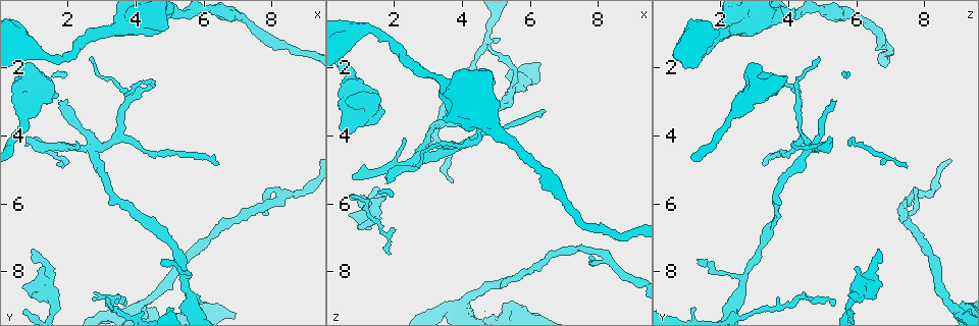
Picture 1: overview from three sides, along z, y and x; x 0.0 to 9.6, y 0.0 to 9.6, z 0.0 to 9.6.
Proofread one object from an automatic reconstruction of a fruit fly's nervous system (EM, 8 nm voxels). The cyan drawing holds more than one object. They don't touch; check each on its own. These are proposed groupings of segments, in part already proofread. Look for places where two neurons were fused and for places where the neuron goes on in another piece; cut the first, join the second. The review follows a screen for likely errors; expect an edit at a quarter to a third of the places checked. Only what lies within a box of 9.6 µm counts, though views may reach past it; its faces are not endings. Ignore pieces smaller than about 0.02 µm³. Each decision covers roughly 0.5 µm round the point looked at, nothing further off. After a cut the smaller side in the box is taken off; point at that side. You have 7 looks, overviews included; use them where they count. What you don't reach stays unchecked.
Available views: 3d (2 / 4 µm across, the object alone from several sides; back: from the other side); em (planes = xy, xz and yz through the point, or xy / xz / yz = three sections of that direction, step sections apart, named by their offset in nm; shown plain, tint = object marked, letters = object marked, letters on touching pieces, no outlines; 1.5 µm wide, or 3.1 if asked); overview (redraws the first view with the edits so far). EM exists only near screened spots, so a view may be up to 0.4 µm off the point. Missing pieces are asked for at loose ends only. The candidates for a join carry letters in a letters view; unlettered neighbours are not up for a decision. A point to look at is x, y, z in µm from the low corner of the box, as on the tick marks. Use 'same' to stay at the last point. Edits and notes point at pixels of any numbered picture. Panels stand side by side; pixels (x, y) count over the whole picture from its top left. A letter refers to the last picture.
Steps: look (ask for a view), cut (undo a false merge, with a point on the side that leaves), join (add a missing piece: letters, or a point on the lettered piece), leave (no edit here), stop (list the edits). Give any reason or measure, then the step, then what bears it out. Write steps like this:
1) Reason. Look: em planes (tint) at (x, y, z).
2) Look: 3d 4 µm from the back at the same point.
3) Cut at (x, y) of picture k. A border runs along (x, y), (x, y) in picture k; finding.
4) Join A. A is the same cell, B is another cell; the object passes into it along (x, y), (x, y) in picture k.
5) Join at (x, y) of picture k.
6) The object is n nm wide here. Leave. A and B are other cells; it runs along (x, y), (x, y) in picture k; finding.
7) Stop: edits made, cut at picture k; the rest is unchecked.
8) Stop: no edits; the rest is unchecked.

Calibre changes. Look: 3d 2 µm from the back at (2.70, 4.50, 4.60).

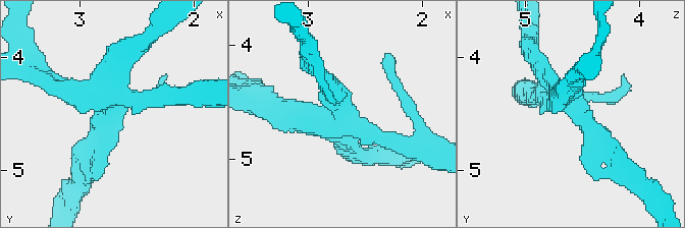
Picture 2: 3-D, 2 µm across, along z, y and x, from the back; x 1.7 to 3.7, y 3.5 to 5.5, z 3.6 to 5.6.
Look: em yz step 8 (tint) at (2.78, 4.44, 4.58).

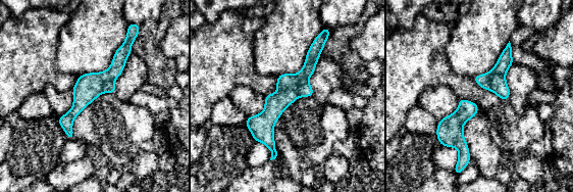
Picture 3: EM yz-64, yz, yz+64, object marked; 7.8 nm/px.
Look: em planes (letters) at the same point.

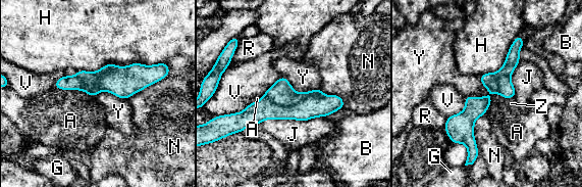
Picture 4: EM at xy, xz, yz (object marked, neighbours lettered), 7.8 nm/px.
The longest contact is with H, 650 nm. Cut at (310, 107) of picture 4. A, B, G, H, J, N, R, V, Y and Z are other cells; a border runs along (264, 95), (282, 105), (323, 96) in picture 4; a second neuron is stuck on.

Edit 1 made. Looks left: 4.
Calibre changes. Look: em planes (tint) at (0.65, 2.40, 3.65).

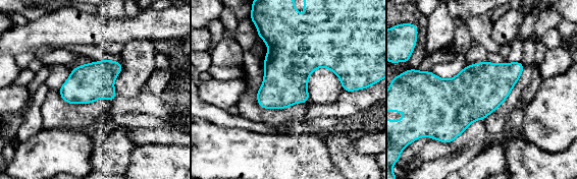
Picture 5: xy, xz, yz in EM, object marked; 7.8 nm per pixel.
Look: em planes (letters) at the same point.

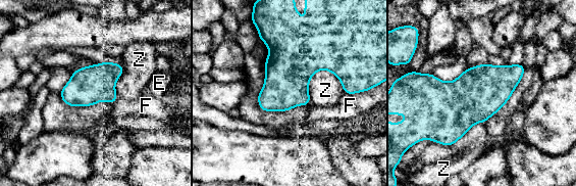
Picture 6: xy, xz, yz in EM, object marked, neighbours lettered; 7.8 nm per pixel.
The object is 300 nm wide here. Leave. E, F and Z are other cells; a border runs along (330, 71), (309, 80), (309, 104) in picture 6; one neuron here.

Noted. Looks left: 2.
Branch stops here. Look: 3d 4 µm from the back at (3.65, 9.00, 5.40).

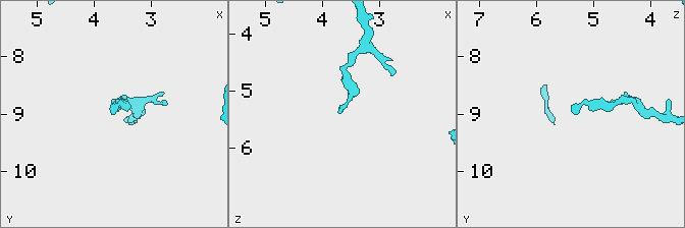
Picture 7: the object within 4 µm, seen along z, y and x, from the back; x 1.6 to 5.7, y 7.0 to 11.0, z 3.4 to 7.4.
Look: em planes (letters) at (3.65, 9.00, 5.40).

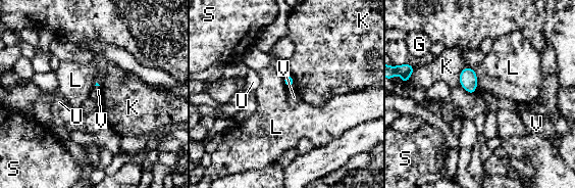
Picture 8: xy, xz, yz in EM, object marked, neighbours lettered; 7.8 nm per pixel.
Leave. G, K, L, S, U and V are other cells; a border runs along (294, 86), (288, 87) in picture 8; no lettered piece goes on from it.

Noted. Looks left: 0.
Stop: edits made, cut at picture 4; the rest is unchecked.

